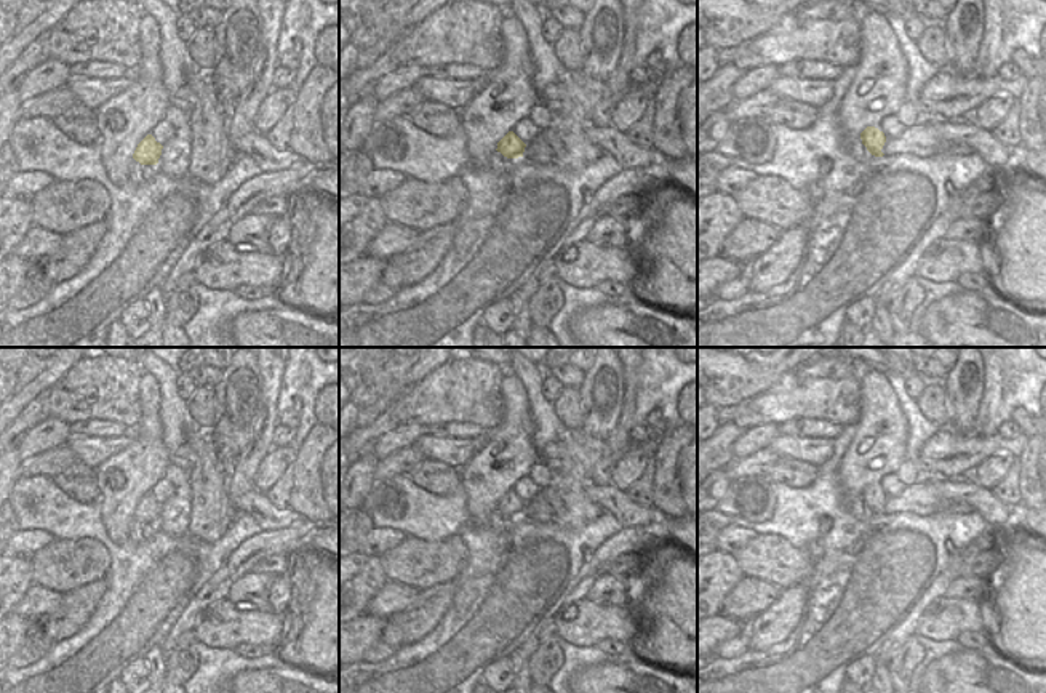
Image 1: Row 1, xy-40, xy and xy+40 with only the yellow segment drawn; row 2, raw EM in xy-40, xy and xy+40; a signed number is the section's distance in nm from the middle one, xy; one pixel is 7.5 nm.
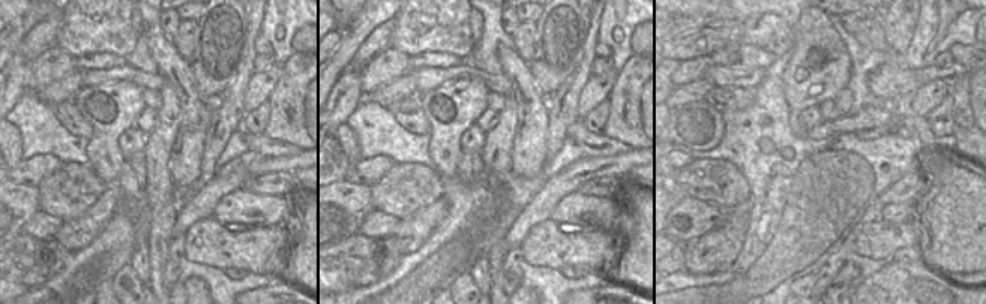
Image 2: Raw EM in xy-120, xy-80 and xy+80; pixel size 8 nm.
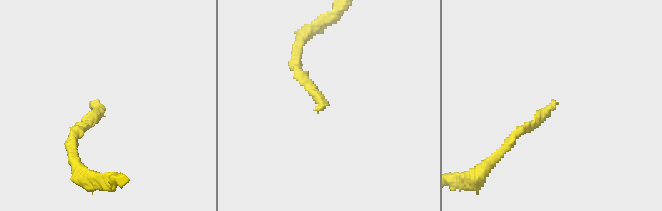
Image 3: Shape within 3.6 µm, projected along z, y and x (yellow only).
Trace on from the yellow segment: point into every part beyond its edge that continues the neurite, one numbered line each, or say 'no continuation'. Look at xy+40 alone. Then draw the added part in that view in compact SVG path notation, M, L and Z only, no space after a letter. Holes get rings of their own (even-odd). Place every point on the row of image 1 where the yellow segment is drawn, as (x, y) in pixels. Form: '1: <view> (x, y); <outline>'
1: xy+40 (885, 124); M883 115L880 117L875 125L875 128L878 128L883 133L889 133L891 136L897 136L900 133L900 130L896 126L896 123L892 122L891 115Z

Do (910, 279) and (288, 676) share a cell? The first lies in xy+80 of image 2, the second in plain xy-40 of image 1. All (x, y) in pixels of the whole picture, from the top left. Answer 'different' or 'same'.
same

